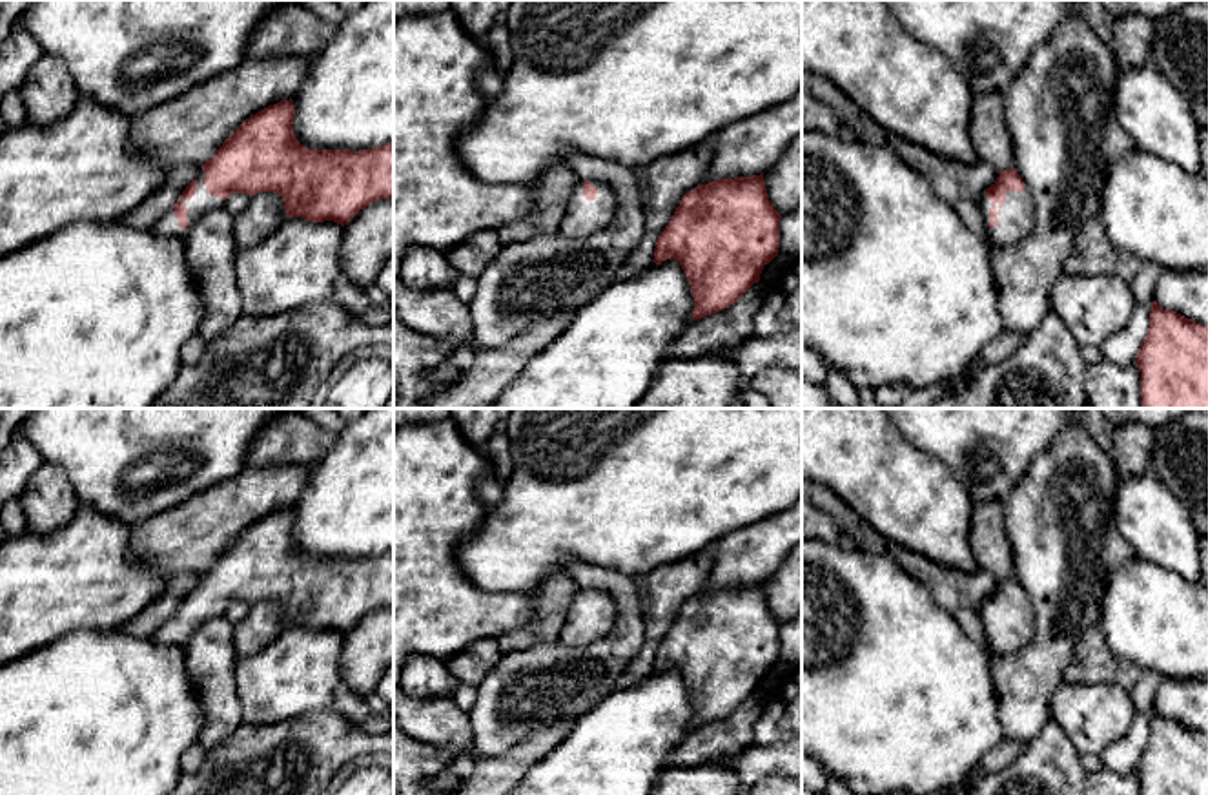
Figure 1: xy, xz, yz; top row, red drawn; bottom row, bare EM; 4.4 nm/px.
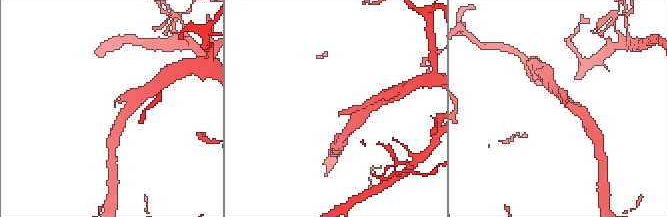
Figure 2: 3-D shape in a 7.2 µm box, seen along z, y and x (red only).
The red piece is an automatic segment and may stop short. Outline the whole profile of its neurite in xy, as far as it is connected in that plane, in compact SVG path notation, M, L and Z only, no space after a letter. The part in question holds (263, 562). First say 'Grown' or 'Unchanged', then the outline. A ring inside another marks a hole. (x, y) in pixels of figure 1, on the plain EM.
Grown. M281 509L246 527L206 569L175 614L151 636L155 644L186 647L189 636L208 620L224 618L233 602L279 602L286 625L312 631L348 633L361 618L394 605L394 551L374 558L308 558L293 542L293 509Z

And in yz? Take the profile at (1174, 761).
Unchanged. M1153 709L1135 773L1141 795L1208 795L1208 735Z

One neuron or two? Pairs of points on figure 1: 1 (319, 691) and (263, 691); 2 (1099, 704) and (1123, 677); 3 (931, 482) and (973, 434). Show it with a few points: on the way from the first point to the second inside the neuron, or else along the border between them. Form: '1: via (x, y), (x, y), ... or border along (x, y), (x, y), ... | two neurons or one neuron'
1: via (305, 691), (277, 691) | one neuron
2: border along (1074, 682), (1112, 682), (1130, 691) | two neurons
3: border along (908, 442), (937, 458), (972, 498) | two neurons

